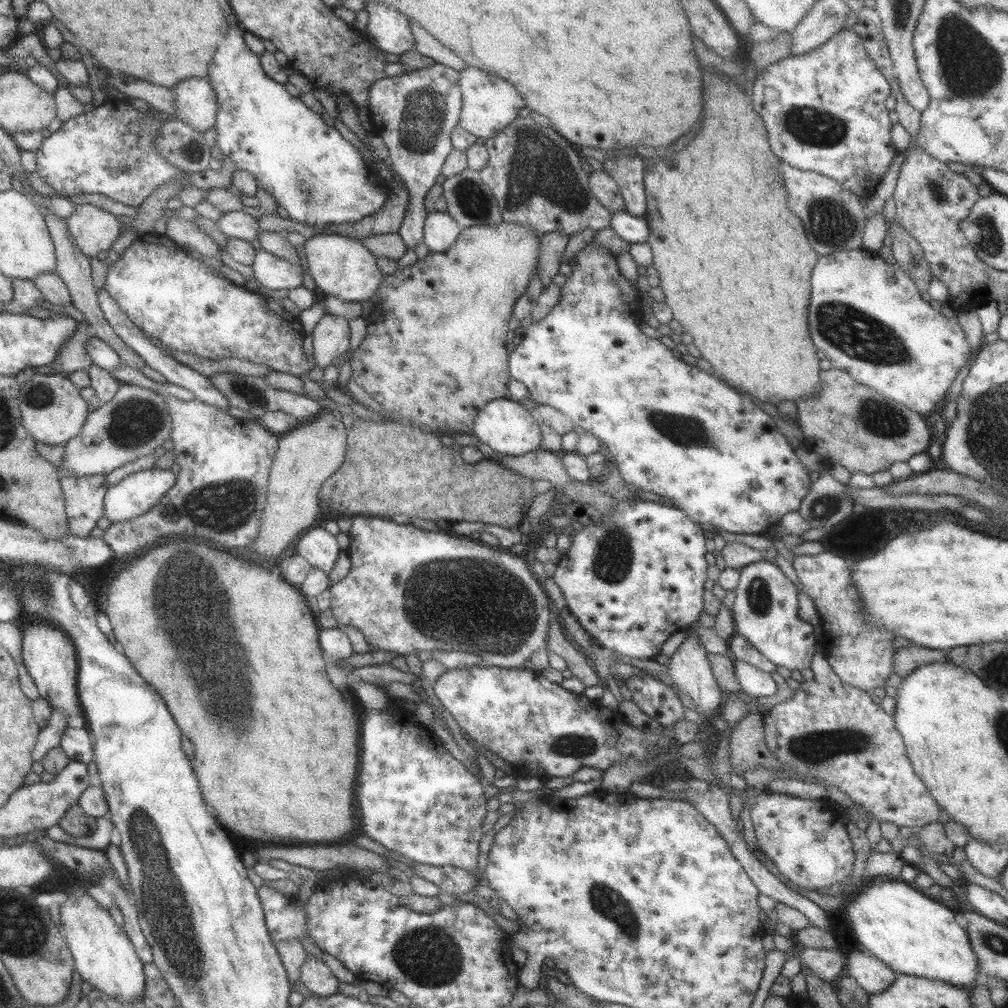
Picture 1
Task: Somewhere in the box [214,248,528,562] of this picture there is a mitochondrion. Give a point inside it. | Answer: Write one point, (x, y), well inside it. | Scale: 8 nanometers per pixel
(248, 391)

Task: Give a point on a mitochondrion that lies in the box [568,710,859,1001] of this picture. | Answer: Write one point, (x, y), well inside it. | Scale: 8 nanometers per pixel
(618, 910)

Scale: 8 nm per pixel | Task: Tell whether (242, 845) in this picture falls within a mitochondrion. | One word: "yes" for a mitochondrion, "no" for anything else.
no

